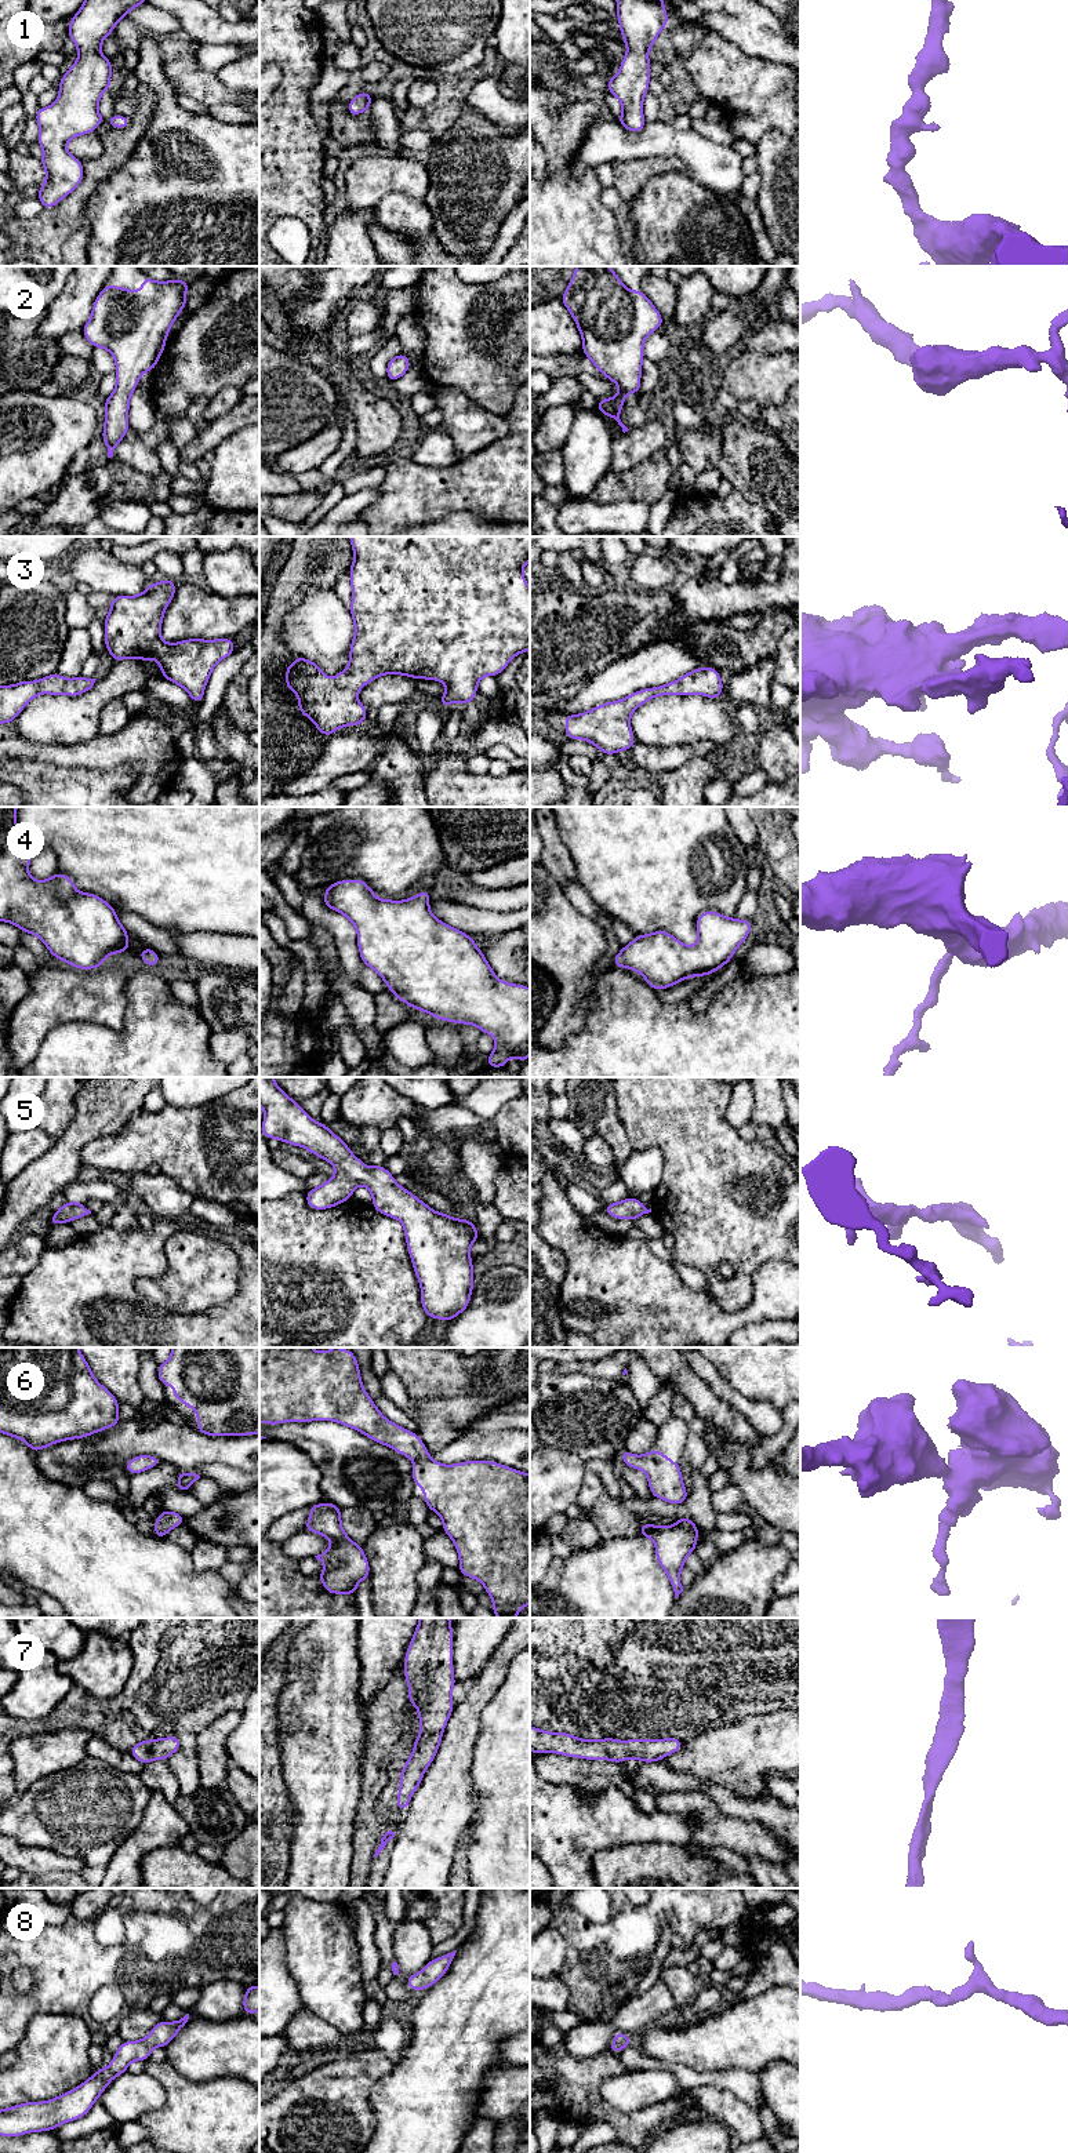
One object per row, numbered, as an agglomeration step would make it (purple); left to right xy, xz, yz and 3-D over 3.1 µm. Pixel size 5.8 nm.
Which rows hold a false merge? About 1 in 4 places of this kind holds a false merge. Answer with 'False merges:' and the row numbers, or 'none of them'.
False merges: none of them

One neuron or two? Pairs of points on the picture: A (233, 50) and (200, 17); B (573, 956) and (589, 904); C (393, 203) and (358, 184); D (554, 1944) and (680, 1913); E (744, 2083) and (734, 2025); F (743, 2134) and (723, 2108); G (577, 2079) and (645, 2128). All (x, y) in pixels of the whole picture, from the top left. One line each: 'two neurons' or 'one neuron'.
A: two neurons
B: two neurons
C: two neurons
D: two neurons
E: two neurons
F: one neuron
G: one neuron

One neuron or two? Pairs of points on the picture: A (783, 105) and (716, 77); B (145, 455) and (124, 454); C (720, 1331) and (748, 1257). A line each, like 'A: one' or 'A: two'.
A: one
B: one
C: two

